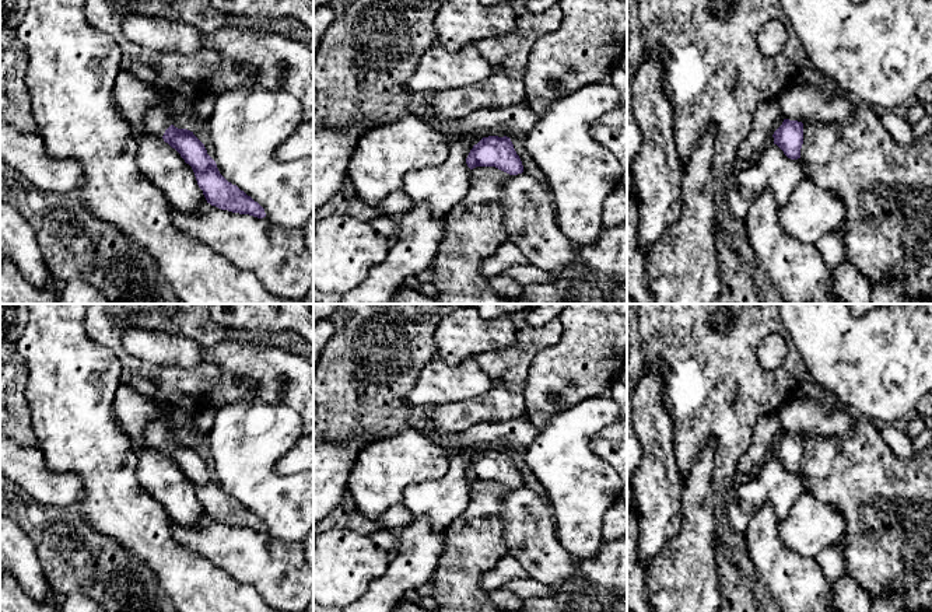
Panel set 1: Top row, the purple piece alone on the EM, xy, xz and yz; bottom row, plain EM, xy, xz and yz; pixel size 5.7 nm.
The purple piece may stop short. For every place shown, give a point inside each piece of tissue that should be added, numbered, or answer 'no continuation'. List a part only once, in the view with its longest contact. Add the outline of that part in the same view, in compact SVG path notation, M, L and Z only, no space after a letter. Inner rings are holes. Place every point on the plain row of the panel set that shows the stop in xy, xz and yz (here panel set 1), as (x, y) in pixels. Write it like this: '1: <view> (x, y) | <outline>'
1: xy (157, 434) | M154 420L151 422L144 433L144 441L155 448L162 451L165 444L172 438L172 430L169 430L164 423Z

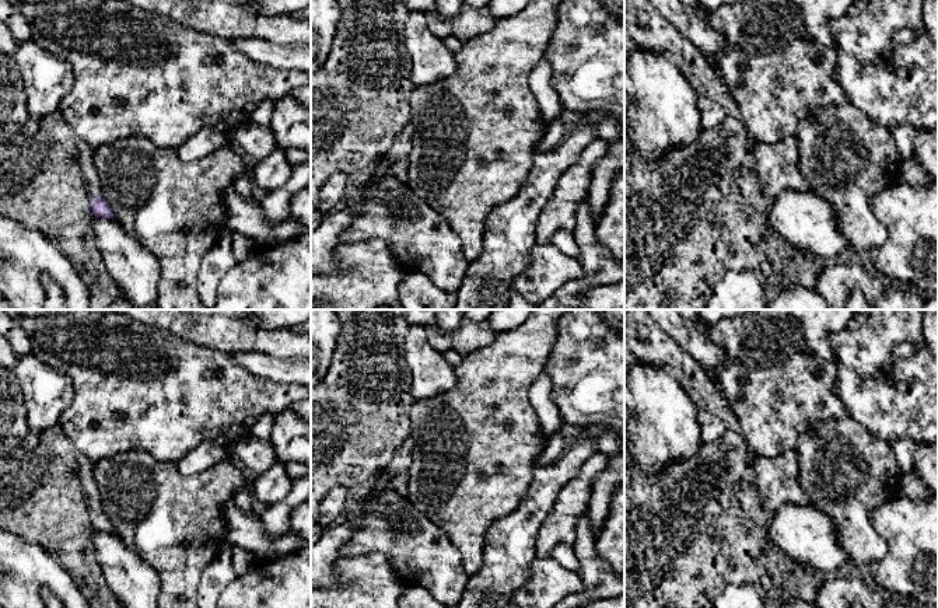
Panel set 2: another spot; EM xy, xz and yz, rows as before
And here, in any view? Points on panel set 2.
1: xy (84, 465) | M80 452L76 454L74 461L85 493L88 511L91 514L101 507L99 490L94 479L95 462Z

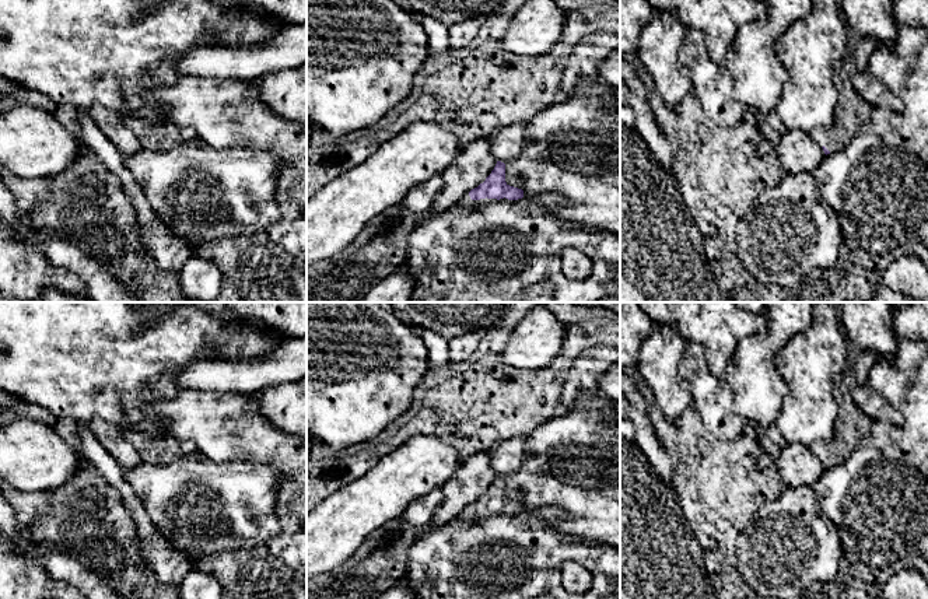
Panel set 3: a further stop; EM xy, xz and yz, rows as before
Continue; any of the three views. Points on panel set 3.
1: xz (465, 515) | M469 507L463 508L461 511L461 514L458 515L458 518L462 522L477 522L477 521L484 521L486 518L486 512L480 512L480 514L472 514Z

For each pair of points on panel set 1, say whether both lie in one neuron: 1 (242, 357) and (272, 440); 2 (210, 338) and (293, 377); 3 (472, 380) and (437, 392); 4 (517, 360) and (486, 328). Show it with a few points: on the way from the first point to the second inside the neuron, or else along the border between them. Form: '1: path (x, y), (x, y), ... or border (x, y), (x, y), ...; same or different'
1: border (224, 404), (262, 399), (288, 406); different
2: border (226, 338), (207, 350); different
3: path (463, 381), (445, 384); same
4: border (518, 329), (507, 348), (486, 349), (475, 357); different

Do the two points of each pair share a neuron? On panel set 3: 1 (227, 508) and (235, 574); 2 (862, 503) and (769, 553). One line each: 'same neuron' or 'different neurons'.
1: different neurons
2: different neurons

